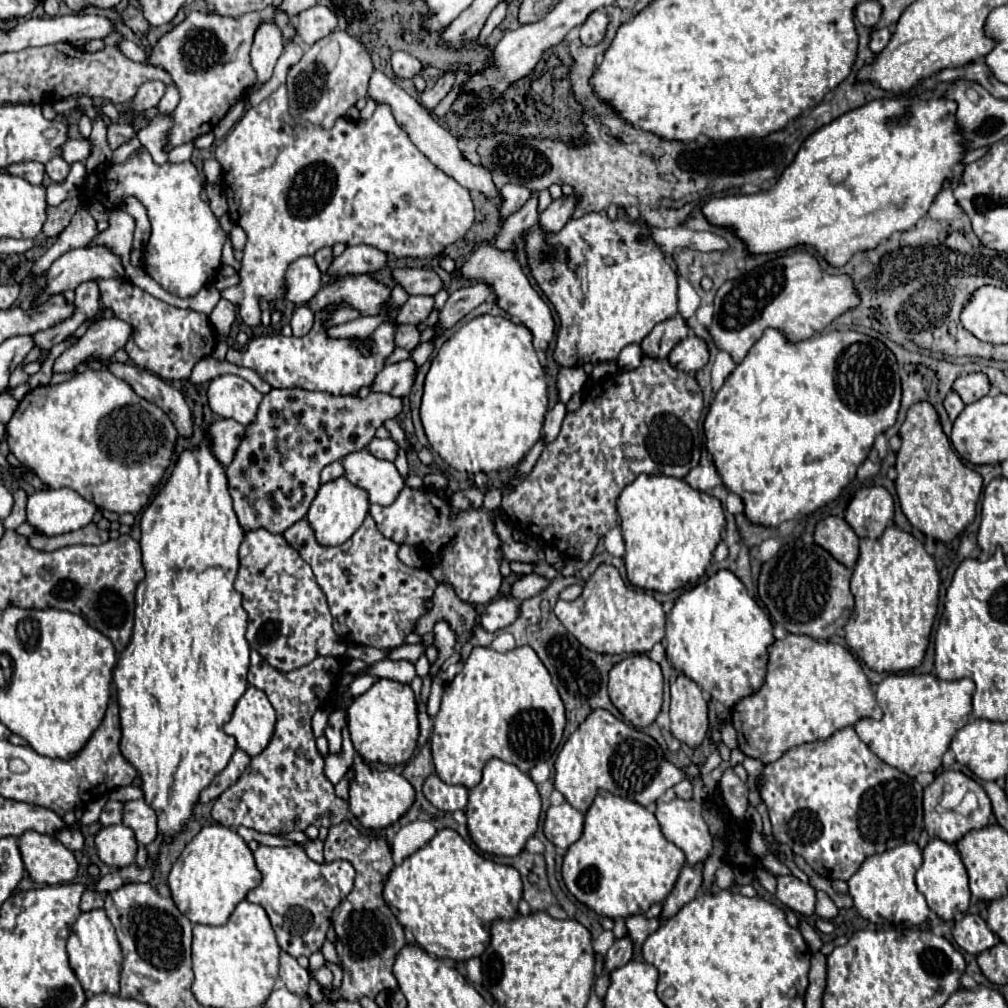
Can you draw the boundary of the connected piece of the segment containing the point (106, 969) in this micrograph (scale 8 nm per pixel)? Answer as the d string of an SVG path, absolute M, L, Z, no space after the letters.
M90 910L90 912L80 914L80 918L74 922L74 926L70 930L66 950L68 950L70 966L76 972L78 980L86 992L118 994L118 982L120 982L120 970L122 970L122 952L120 952L120 944L118 944L114 926L108 920L104 910Z

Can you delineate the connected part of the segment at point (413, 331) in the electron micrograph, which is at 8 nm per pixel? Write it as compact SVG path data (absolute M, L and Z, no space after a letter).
M398 326L396 334L394 334L394 342L398 348L404 348L408 352L412 352L418 346L420 340L420 330L414 326Z

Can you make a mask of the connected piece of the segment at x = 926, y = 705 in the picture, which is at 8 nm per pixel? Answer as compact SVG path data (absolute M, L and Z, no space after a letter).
M887 674L876 690L876 700L884 710L884 718L864 718L854 726L854 730L862 742L888 766L910 776L934 772L942 766L942 756L950 748L954 734L970 718L972 694L974 682L970 678L944 682L934 674Z

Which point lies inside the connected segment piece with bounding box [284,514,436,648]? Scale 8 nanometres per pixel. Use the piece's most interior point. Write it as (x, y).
(375, 599)

